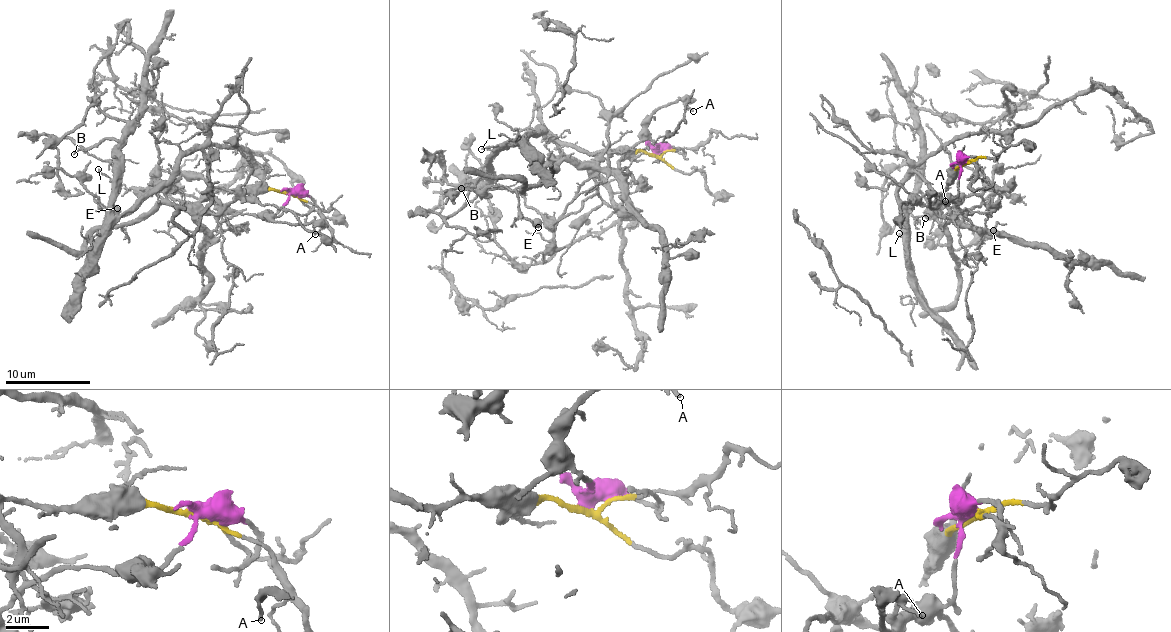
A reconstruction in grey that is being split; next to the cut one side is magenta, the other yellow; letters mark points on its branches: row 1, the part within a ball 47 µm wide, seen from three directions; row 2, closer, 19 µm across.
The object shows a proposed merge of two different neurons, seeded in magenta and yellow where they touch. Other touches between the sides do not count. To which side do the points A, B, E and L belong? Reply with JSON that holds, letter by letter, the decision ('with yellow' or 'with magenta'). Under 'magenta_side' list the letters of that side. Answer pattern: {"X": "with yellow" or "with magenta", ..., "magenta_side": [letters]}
{"A": "with magenta", "B": "with yellow", "E": "with magenta", "L": "with yellow", "magenta_side": ["A", "E"]}

